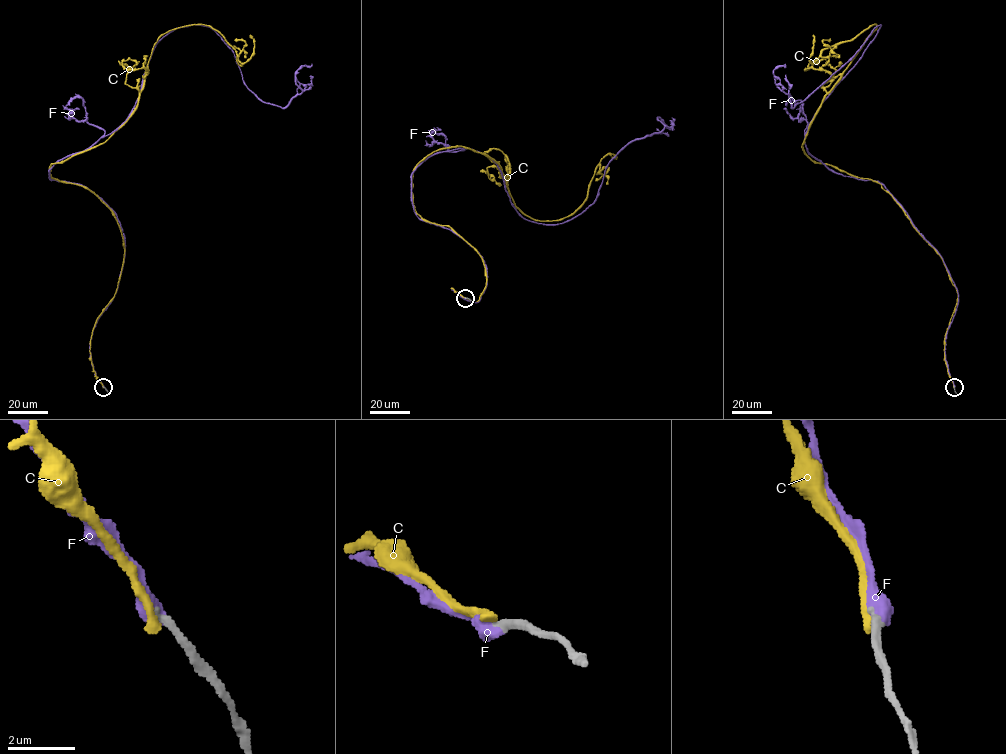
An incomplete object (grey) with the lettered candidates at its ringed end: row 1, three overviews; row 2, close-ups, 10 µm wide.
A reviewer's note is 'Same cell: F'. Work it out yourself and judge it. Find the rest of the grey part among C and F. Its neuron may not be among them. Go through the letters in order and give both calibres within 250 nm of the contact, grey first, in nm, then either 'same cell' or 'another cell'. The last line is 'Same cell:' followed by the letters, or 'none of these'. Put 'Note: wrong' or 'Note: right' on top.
Note: right
C: 240 nm thick on the grey side, 260 nm on the other; another cell
F: 280 nm thick on the grey side, 550 nm on the other; same cell
Same cell: F

